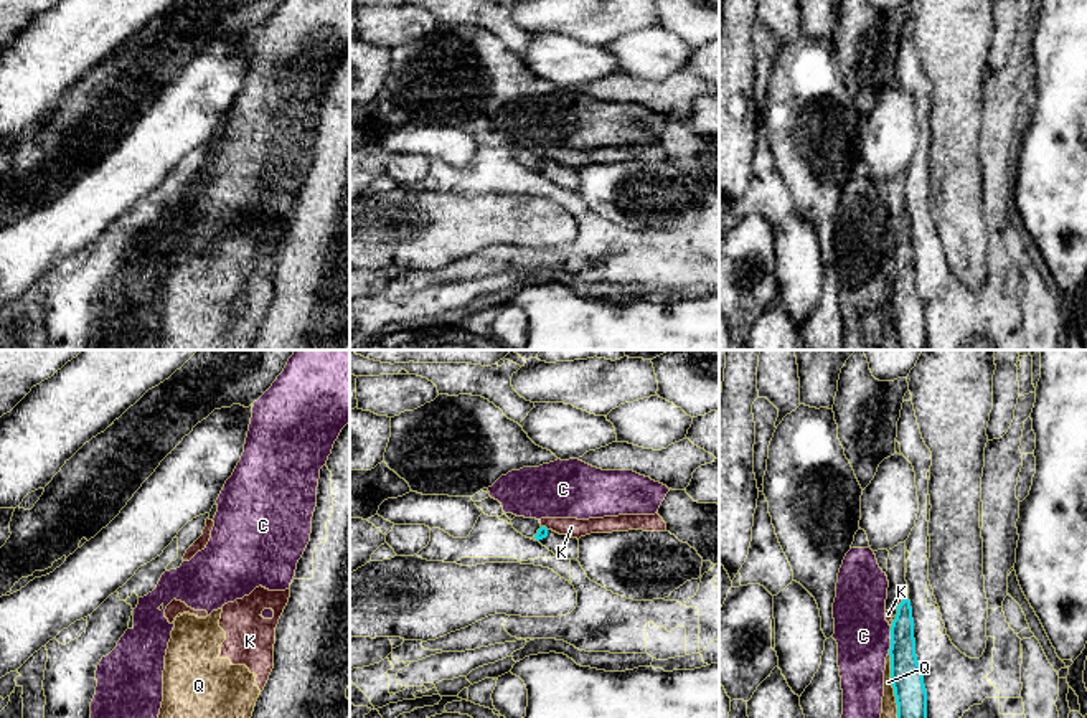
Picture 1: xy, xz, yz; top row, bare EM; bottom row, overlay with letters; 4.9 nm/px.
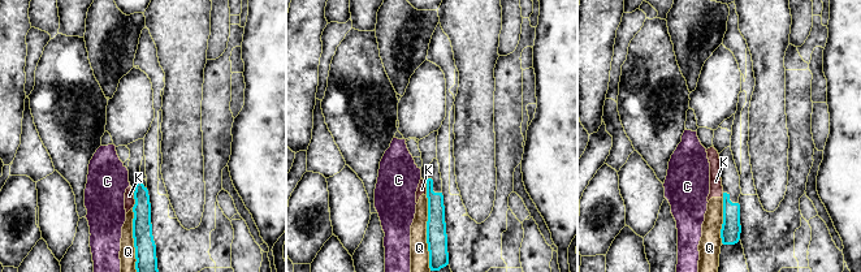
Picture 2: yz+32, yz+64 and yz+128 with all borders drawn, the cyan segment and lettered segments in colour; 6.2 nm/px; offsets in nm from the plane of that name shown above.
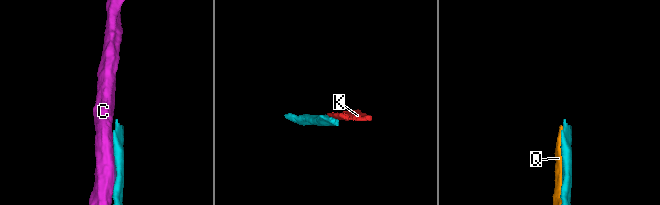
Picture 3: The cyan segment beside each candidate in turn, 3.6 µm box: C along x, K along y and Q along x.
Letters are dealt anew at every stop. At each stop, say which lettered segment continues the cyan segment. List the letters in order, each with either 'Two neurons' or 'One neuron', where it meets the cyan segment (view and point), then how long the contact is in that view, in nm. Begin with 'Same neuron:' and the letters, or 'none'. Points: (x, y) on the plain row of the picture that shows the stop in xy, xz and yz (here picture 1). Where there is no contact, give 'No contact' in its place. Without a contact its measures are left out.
Same neuron: none
C: Two neurons. Touches cyan at yz (891, 269). Shared border 140 nm
K: Two neurons. Touches cyan at xz (545, 157). Shared border 40 nm
Q: Two neurons. Touches cyan at yz (893, 317). Shared border 320 nm

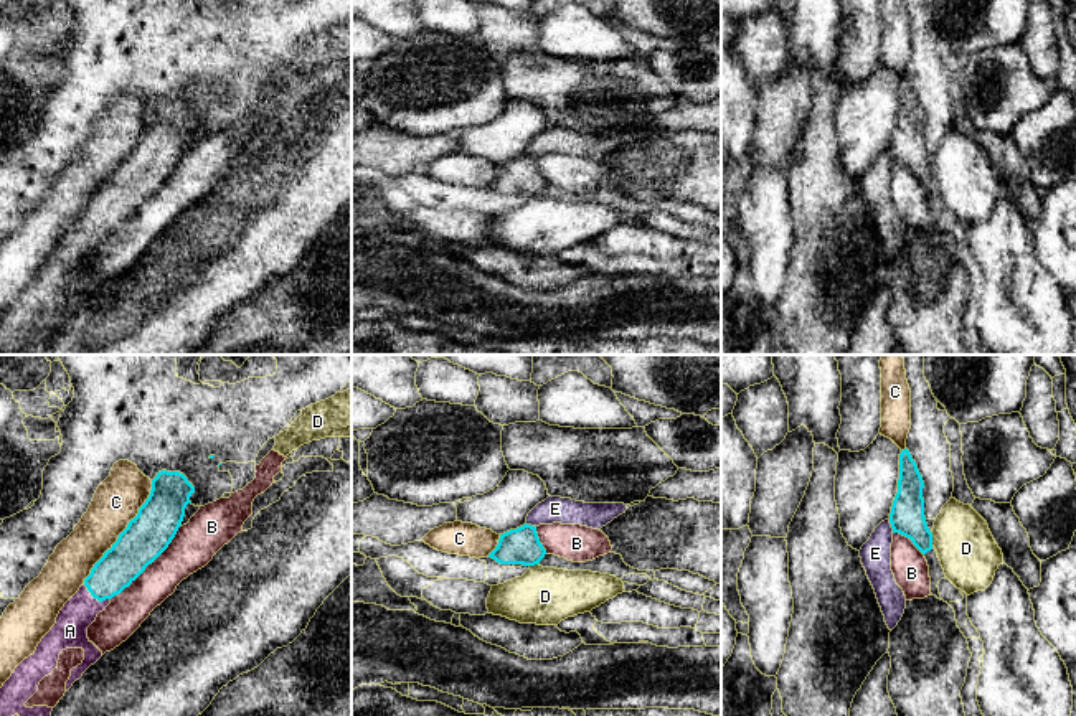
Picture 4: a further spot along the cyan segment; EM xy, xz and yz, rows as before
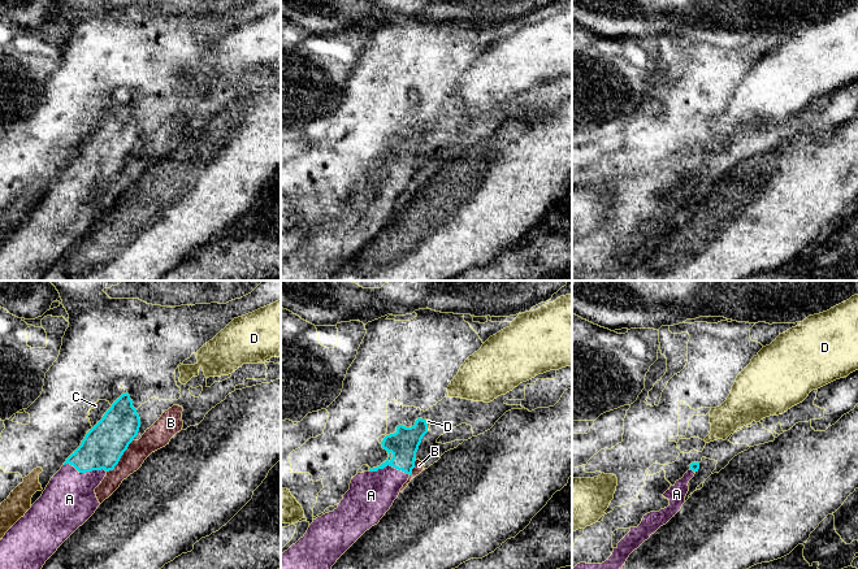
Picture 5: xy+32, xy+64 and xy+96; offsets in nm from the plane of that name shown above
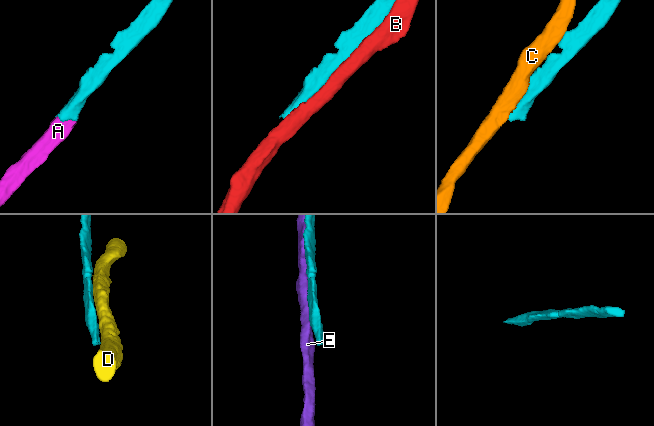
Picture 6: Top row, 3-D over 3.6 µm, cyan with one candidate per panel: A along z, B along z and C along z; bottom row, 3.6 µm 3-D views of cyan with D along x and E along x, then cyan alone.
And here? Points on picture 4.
Same neuron: A
A: One neuron. Touches cyan at xy (96, 228). Shared border 150 nm
B: Two neurons. Touches cyan at xy (149, 193). Shared border 500 nm
C: Two neurons. Touches cyan at xy (122, 162). Shared border 600 nm
D: Two neurons. Touches cyan at yz (931, 169). Shared border 70 nm
E: Two neurons. Touches cyan at yz (891, 157). Shared border 70 nm

